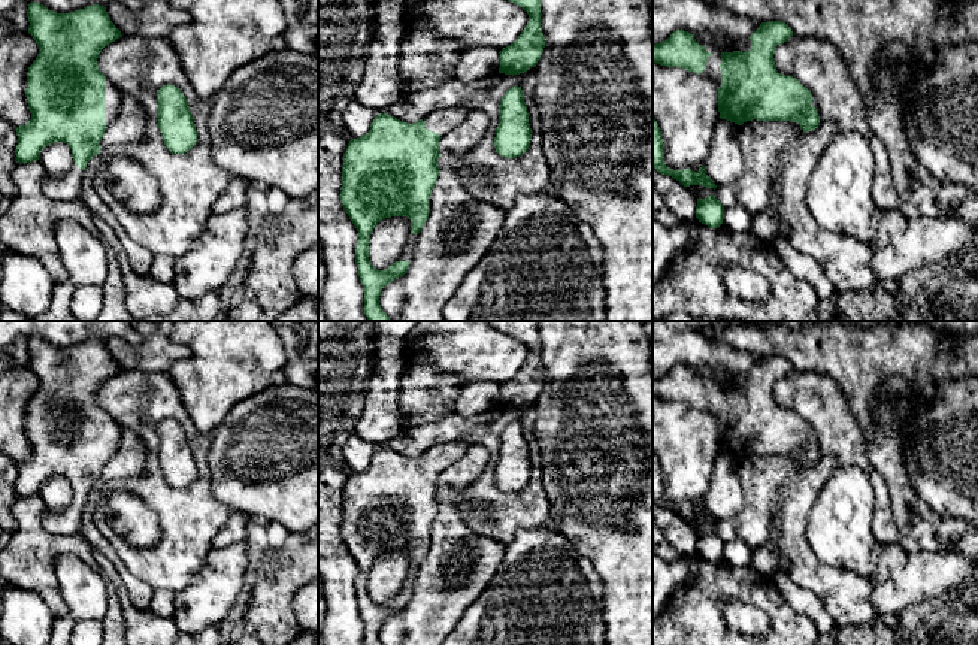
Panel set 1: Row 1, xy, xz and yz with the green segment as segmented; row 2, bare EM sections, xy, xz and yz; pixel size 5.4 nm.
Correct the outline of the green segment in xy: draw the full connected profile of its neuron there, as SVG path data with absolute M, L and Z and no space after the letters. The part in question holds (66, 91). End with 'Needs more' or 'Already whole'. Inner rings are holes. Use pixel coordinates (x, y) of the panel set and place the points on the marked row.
M33 1L28 4L27 16L30 22L28 33L36 40L39 54L27 72L25 97L30 106L31 119L25 125L15 127L18 134L15 155L18 163L31 163L39 160L45 146L55 142L67 143L72 149L72 167L61 178L55 178L46 172L45 193L54 200L79 200L84 170L88 161L94 155L99 155L102 149L100 140L103 139L106 128L115 122L122 100L125 99L97 66L102 49L122 37L122 34L110 21L106 7L99 4L87 6L69 13L57 13L46 9L43 4Z. Needs more

